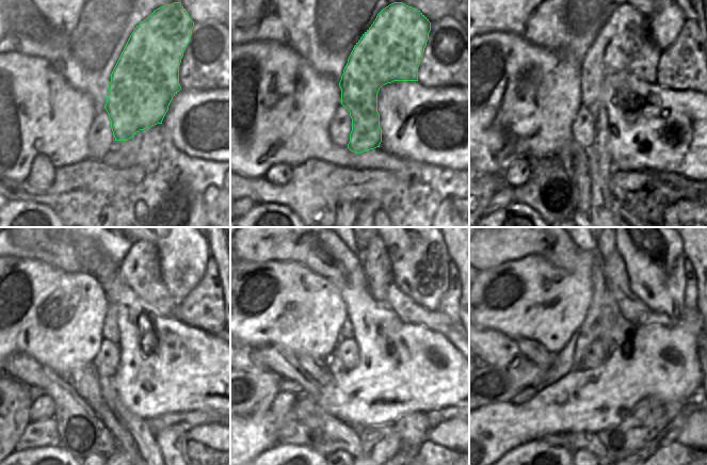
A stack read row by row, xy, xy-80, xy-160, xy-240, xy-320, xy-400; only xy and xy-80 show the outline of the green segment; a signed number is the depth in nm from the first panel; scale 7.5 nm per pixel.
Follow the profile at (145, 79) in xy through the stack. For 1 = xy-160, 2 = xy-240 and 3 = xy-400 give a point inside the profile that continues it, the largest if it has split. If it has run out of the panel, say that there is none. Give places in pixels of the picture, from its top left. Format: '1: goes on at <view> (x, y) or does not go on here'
1: goes on at xy-160 (624, 45)
2: goes on at xy-240 (140, 269)
3: goes on at xy-400 (606, 249)

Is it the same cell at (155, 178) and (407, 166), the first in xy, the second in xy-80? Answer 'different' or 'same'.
same

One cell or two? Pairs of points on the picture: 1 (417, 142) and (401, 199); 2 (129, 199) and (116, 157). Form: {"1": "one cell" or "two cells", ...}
{"1": "two cells", "2": "two cells"}

